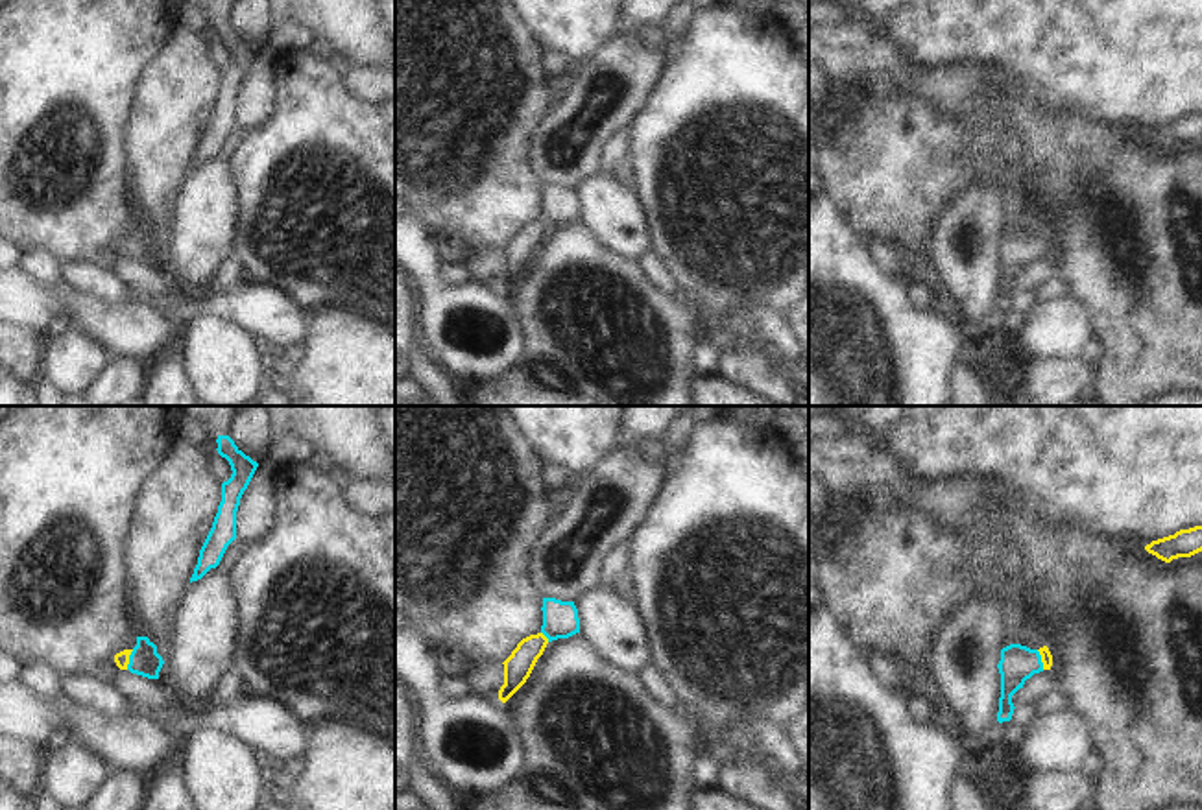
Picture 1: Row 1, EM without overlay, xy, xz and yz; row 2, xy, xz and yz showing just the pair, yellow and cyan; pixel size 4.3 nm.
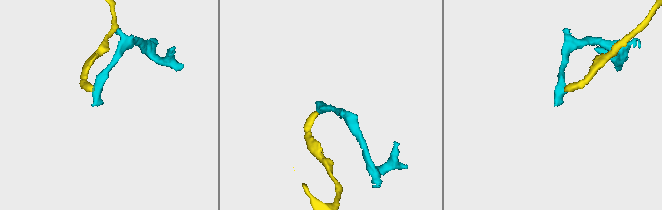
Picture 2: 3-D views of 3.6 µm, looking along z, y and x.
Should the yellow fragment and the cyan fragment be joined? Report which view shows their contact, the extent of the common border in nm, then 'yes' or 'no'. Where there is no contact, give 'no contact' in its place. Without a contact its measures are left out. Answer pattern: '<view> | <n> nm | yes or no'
xy | 90 nm | yes

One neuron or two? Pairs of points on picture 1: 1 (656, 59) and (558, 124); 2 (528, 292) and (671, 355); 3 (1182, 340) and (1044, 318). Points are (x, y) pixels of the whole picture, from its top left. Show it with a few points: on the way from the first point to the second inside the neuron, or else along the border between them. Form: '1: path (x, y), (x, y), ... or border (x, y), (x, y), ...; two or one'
1: path (632, 69), (582, 119); one
2: path (564, 299), (621, 355), (636, 355); one
3: border (1068, 292), (1086, 310), (1095, 334); two

